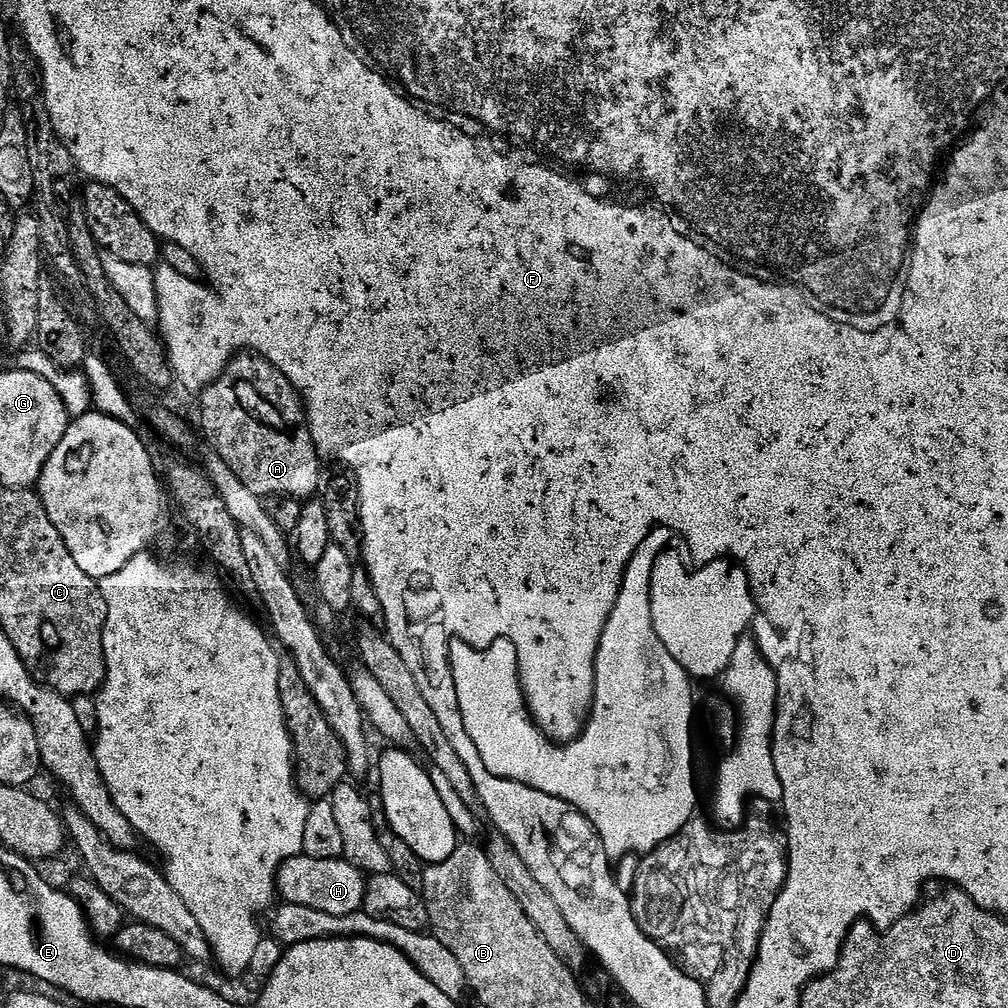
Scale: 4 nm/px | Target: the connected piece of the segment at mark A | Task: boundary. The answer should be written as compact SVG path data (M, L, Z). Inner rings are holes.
M244 354L233 359L225 368L224 373L209 388L205 388L203 392L199 393L198 400L200 400L200 428L204 431L205 438L208 439L207 443L226 460L227 466L234 470L234 474L242 480L243 486L246 486L247 489L252 490L261 498L290 496L301 502L315 497L321 491L320 464L322 465L322 457L316 451L316 444L310 434L308 414L304 411L304 402L301 400L299 392L296 391L296 387L286 378L286 374L282 374L282 370L275 368L269 360L263 360L262 357L255 354Z

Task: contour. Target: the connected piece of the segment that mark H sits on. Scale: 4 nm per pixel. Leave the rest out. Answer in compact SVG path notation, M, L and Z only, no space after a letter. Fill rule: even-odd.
M298 855L285 860L276 872L276 891L286 904L310 906L310 910L322 910L322 914L354 914L364 906L365 873L355 868L350 861L323 860Z

